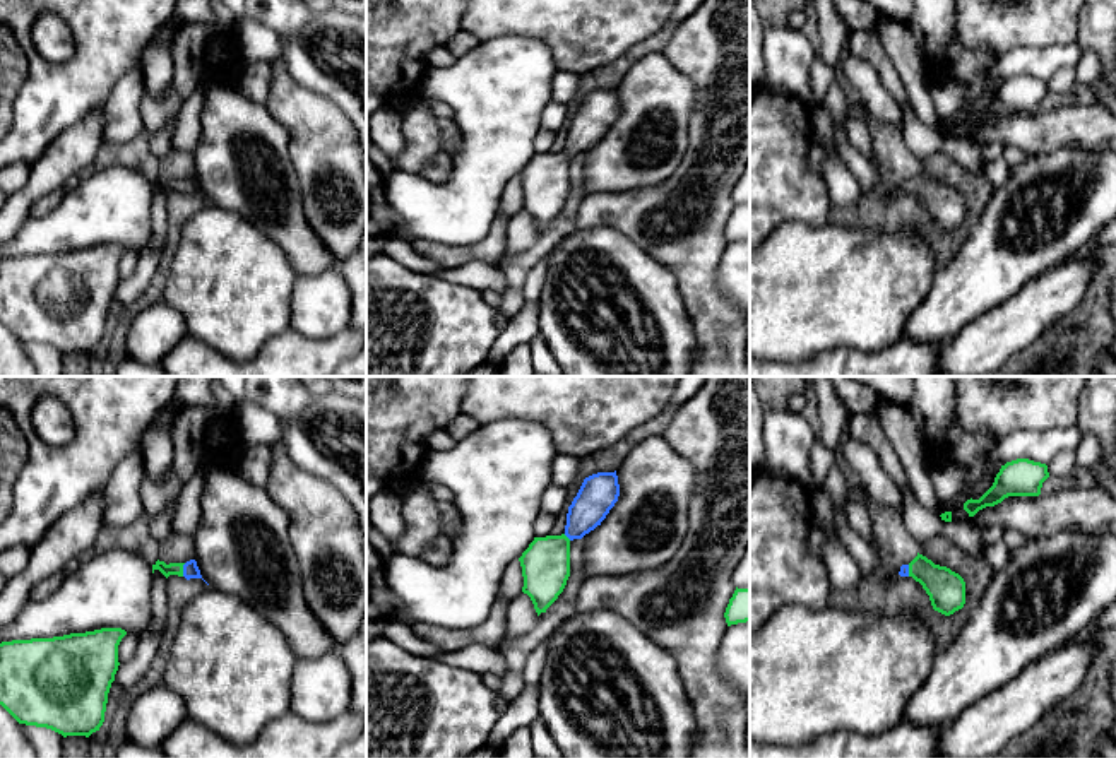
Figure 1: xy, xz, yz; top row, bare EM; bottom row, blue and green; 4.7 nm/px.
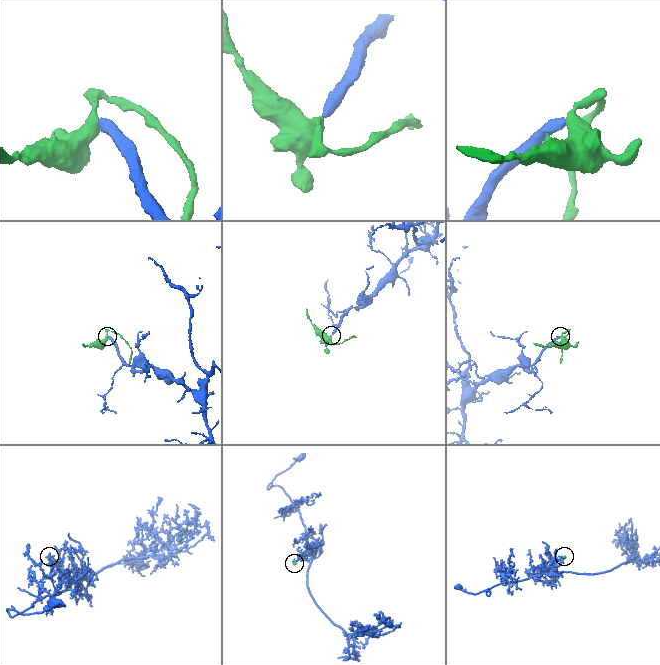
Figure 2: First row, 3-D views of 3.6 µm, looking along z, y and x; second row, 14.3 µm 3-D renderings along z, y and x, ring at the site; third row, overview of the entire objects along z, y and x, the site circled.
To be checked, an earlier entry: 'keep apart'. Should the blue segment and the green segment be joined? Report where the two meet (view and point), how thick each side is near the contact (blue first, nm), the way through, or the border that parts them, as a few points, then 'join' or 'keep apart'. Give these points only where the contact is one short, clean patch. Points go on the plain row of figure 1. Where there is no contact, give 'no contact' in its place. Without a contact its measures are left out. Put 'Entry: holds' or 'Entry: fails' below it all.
contact xy (184, 187); calibres 80 and 60 nm; way xy (190, 187), (184, 187), (173, 185); join
Entry: fails

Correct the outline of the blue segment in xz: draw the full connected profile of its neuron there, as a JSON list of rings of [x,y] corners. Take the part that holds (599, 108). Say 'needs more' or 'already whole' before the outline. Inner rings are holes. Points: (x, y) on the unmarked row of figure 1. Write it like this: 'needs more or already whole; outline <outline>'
needs more; outline [[[597,89],[584,96],[568,123],[561,152],[534,154],[519,175],[524,204],[537,233],[558,216],[570,193],[570,159],[582,156],[606,135],[620,113],[618,92]]]

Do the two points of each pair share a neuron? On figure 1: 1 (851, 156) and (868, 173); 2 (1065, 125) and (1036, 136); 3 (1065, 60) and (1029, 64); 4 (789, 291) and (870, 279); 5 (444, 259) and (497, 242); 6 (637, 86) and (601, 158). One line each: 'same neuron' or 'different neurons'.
1: same neuron
2: same neuron
3: same neuron
4: same neuron
5: same neuron
6: same neuron

